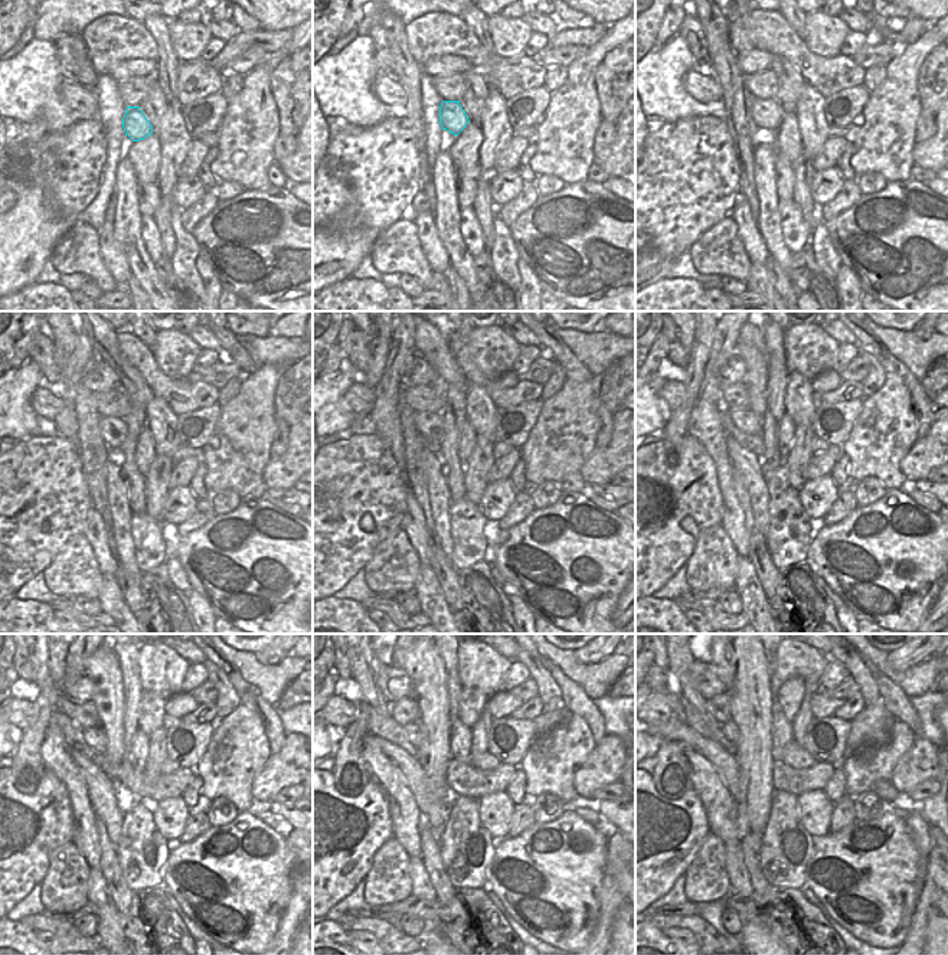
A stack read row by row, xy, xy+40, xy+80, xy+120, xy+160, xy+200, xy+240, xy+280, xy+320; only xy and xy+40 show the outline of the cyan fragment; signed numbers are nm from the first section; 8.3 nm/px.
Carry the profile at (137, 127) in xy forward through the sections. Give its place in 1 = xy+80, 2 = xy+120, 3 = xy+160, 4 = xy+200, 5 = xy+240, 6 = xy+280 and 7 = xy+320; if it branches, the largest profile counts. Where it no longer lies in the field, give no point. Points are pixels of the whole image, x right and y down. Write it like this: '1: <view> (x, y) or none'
1: xy+80 (768, 114)
2: xy+120 (113, 431)
3: xy+160 (430, 425)
4: xy+200 (744, 418)
5: xy+240 (95, 738)
6: xy+280 (414, 732)
7: xy+320 (732, 732)

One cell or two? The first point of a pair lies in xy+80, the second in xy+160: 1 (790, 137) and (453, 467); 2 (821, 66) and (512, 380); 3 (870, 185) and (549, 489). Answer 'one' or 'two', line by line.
1: two
2: two
3: one

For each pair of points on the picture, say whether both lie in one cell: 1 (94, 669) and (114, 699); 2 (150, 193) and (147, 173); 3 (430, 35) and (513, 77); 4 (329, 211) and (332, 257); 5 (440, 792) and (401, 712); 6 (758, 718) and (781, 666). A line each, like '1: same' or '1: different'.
1: same
2: different
3: same
4: different
5: different
6: different

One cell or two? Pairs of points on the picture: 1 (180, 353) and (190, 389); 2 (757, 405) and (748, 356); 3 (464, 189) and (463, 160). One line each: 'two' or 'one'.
1: two
2: one
3: two

